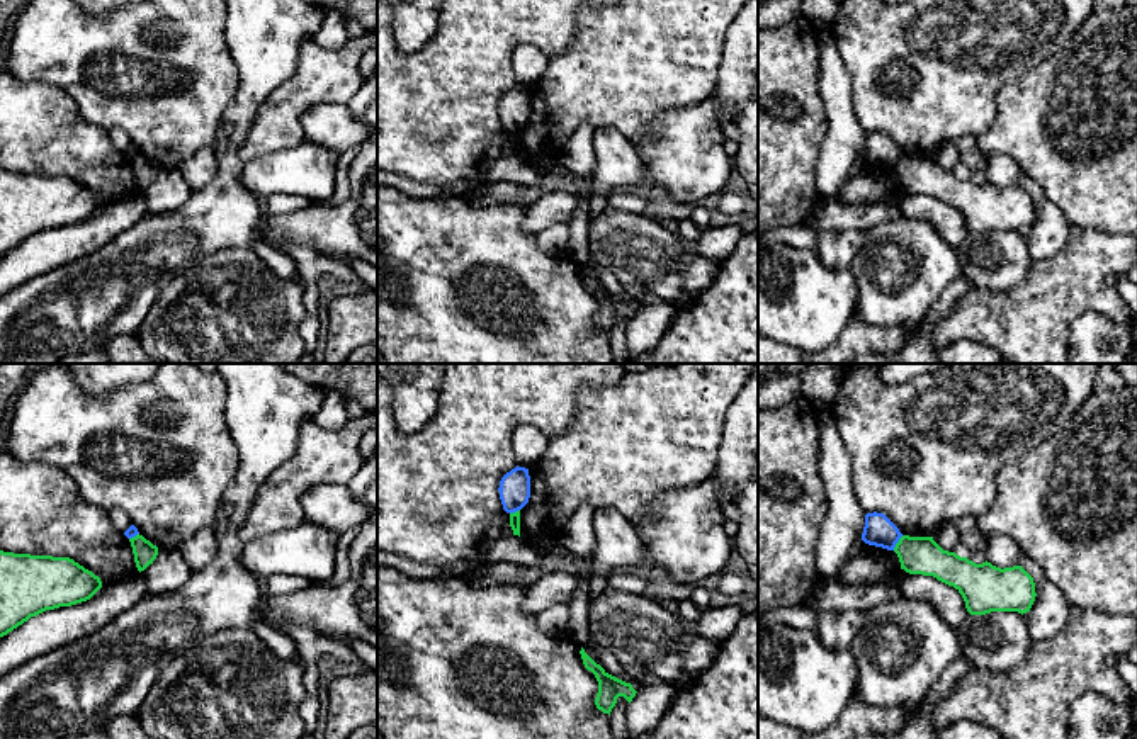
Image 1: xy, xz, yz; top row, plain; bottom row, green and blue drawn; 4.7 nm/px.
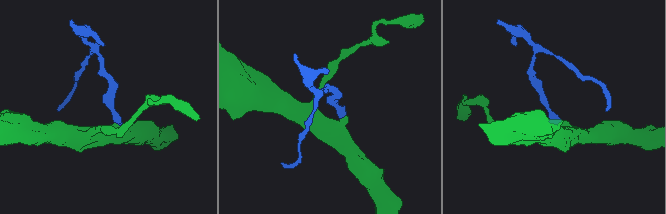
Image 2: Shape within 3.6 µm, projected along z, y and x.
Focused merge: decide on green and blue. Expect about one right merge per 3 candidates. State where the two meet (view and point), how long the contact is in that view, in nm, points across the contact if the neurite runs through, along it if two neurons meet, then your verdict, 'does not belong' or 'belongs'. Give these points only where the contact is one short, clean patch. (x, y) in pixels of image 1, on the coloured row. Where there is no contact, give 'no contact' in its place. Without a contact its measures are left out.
meets green in yz at (898, 542); contact 90 nm long; border along yz (903, 535), (893, 549); does not belong

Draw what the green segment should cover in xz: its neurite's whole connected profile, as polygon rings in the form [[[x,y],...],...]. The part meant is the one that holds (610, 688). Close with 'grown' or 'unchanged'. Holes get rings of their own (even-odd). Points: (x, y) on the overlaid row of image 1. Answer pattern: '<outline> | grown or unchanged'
[[[581,647],[580,651],[583,664],[588,671],[591,671],[598,681],[598,693],[595,698],[595,705],[598,710],[603,714],[612,712],[612,708],[617,703],[619,697],[624,697],[629,703],[636,697],[636,690],[632,688],[631,683],[625,683],[612,674],[608,674],[600,664],[597,664]]] | unchanged

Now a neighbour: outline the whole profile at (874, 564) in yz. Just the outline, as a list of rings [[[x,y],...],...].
[[[863,542],[862,556],[843,562],[836,579],[846,586],[865,586],[894,578],[899,569],[901,562],[894,550]]]

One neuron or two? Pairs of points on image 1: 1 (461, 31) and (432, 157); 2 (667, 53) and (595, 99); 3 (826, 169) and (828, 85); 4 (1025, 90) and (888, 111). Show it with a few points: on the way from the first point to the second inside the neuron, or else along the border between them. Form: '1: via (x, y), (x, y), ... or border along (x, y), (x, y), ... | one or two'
1: via (461, 65), (458, 78), (458, 131) | one
2: via (650, 53), (636, 58), (612, 82) | one
3: via (838, 148), (838, 106) | one
4: border along (1030, 70), (1000, 89), (996, 116), (984, 131) | two

